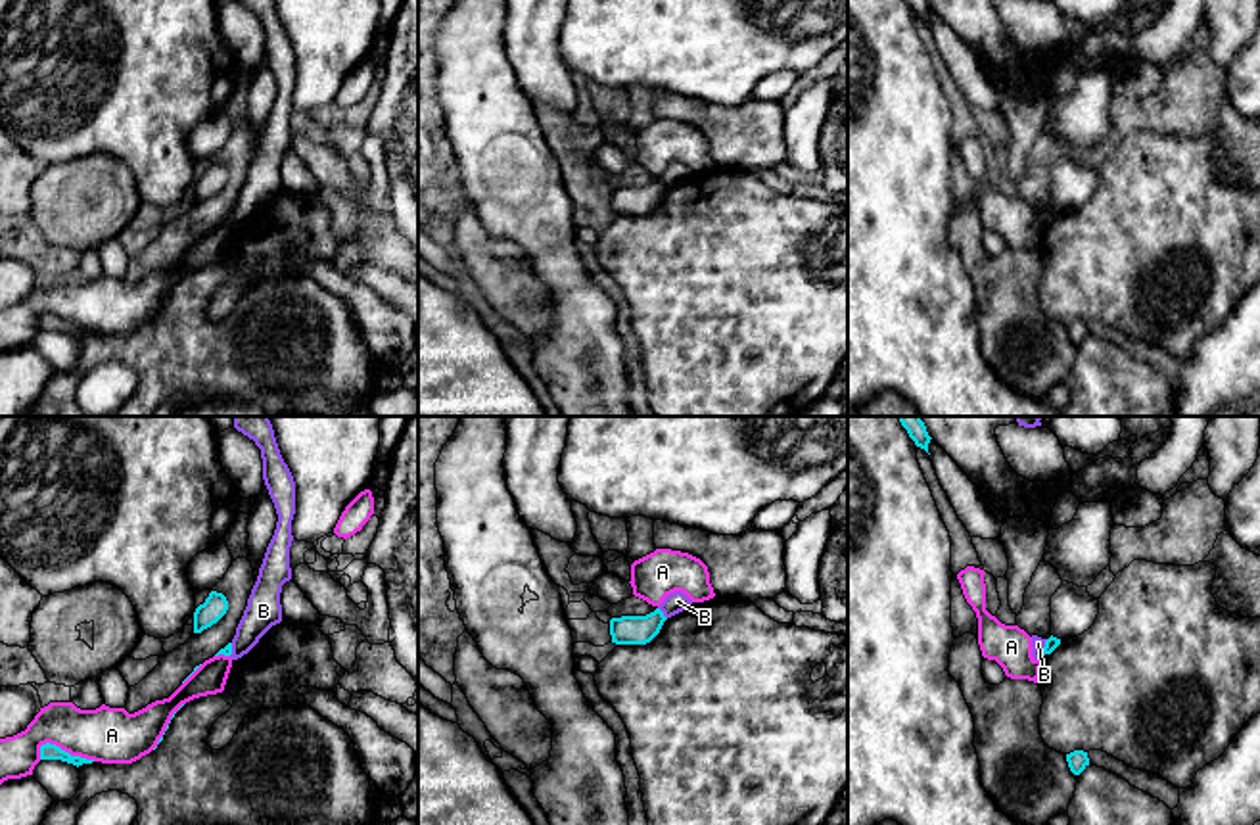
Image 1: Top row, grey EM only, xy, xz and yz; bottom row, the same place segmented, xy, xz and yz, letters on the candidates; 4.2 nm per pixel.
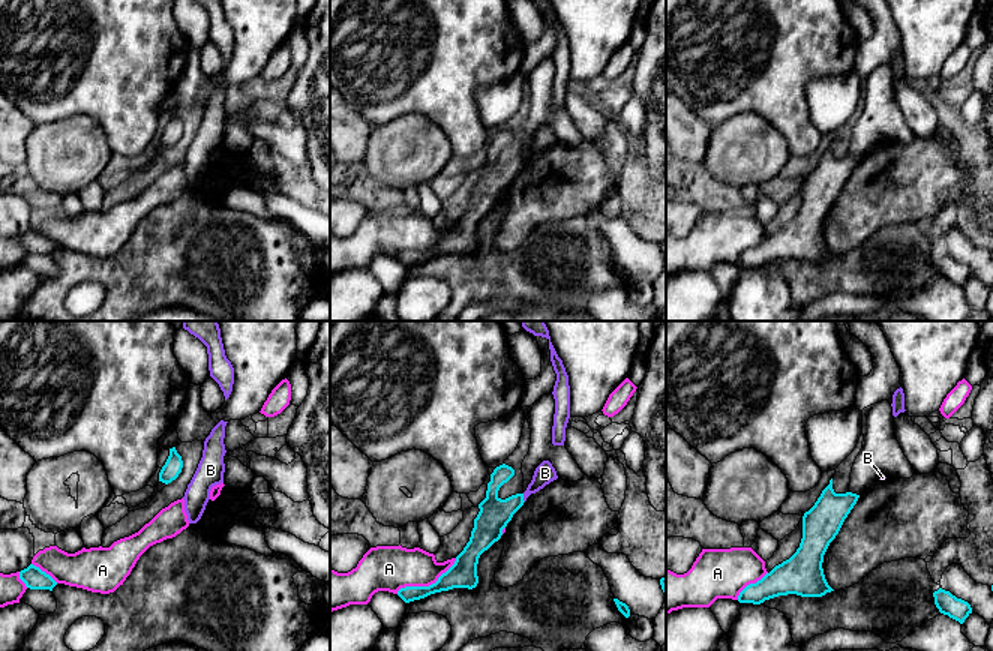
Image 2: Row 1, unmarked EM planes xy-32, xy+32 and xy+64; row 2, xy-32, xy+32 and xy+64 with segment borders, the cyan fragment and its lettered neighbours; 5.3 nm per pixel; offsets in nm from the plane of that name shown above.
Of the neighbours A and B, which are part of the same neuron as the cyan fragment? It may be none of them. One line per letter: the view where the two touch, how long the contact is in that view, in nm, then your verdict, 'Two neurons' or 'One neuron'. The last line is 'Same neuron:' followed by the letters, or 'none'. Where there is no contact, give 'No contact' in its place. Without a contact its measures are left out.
A: Touches cyan in xy. Shared border 240 nm. Two neurons
B: Touches cyan in xz. Shared border 60 nm. Two neurons
Same neuron: none

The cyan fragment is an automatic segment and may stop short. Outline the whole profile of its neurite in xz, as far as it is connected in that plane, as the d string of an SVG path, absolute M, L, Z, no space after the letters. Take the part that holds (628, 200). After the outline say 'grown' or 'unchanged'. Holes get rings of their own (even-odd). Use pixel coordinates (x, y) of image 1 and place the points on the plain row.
M660 178L646 186L621 186L610 190L610 205L616 215L646 215L662 200L667 188Z | unchanged

